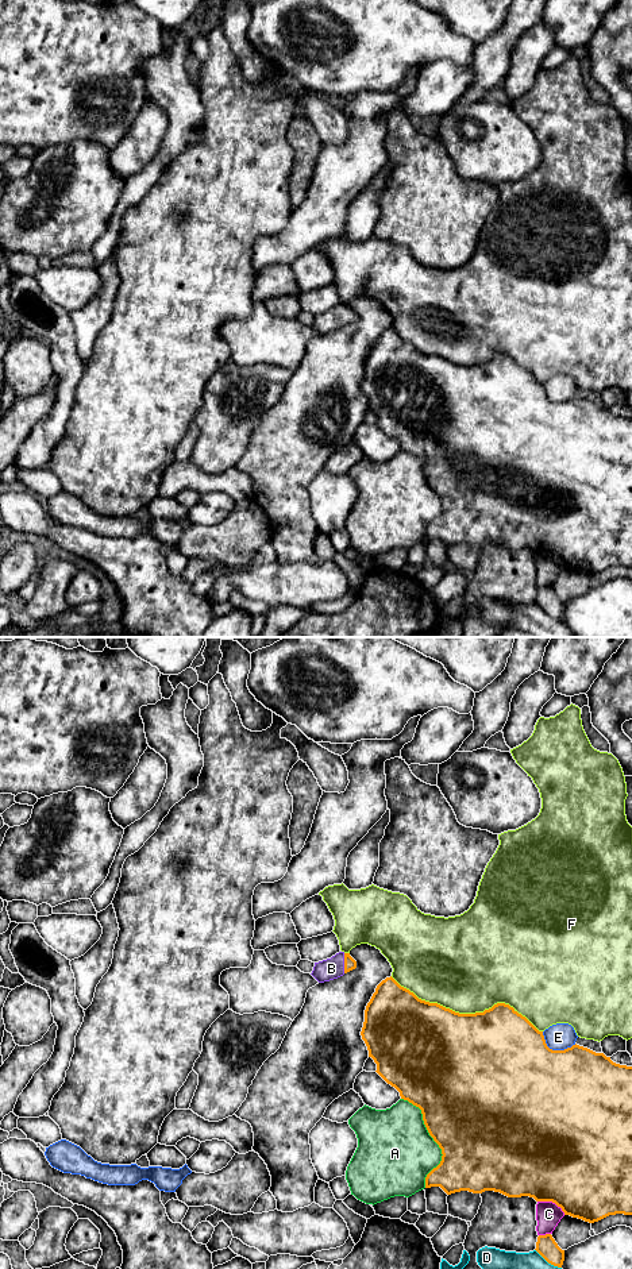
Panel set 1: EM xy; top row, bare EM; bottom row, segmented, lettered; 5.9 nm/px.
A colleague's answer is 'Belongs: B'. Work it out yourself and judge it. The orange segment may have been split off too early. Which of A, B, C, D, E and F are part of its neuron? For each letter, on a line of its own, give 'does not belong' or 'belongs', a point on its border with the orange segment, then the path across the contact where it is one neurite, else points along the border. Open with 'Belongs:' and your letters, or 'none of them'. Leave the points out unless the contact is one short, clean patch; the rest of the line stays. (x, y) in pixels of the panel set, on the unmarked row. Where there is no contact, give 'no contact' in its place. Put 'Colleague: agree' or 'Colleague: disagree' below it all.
Belongs: B
A: does not belong; meets orange in xy at (434, 492)
B: belongs; meets orange in xy at (345, 315); runs through xy (350, 316), (345, 315), (331, 320)
C: does not belong; meets orange in xy at (552, 554)
D: does not belong; meets orange in xy at (548, 614)
E: does not belong; meets orange in xy at (555, 402)
F: does not belong; meets orange in xy at (466, 366)
Colleague: agree

